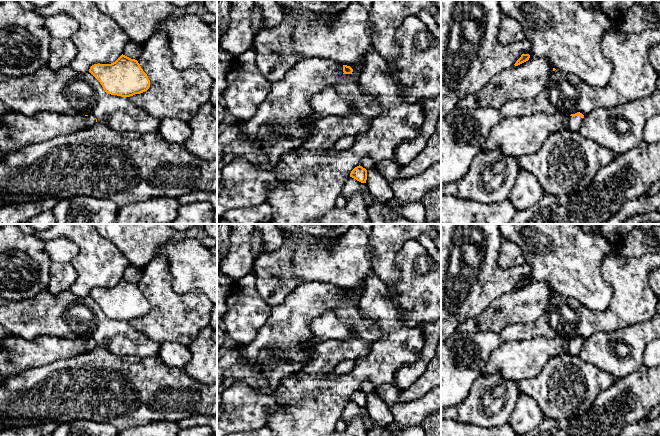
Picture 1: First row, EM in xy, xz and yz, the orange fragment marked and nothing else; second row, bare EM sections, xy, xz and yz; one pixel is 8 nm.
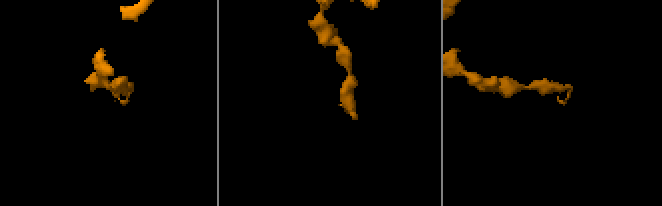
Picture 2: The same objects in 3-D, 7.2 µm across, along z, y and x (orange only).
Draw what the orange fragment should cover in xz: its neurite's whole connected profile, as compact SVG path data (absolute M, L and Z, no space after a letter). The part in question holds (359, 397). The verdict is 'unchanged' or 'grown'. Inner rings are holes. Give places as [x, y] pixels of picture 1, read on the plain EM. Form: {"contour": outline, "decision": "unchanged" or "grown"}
{"contour": "M359 389L351 395L350 401L356 403L357 405L359 405L361 407L366 407L367 394Z", "decision": "unchanged"}

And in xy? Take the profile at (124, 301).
{"contour": "M123 278L111 288L92 289L89 296L111 319L130 321L150 311L150 304L138 285Z", "decision": "unchanged"}

